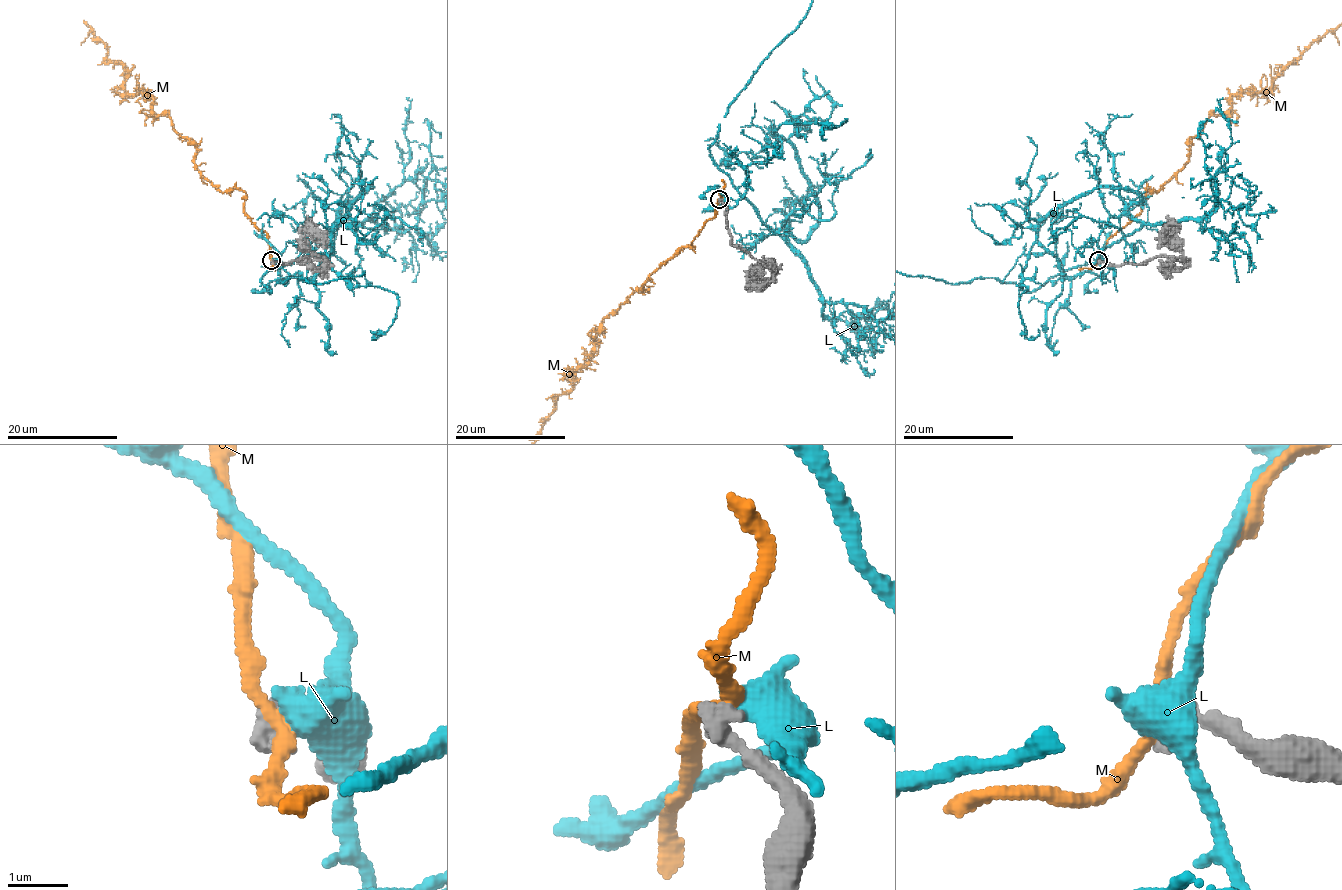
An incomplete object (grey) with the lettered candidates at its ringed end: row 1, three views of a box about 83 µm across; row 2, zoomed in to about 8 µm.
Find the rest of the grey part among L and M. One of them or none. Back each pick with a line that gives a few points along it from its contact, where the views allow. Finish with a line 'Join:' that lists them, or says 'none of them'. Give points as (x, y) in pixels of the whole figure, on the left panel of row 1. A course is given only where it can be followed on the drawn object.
Join: none of them

